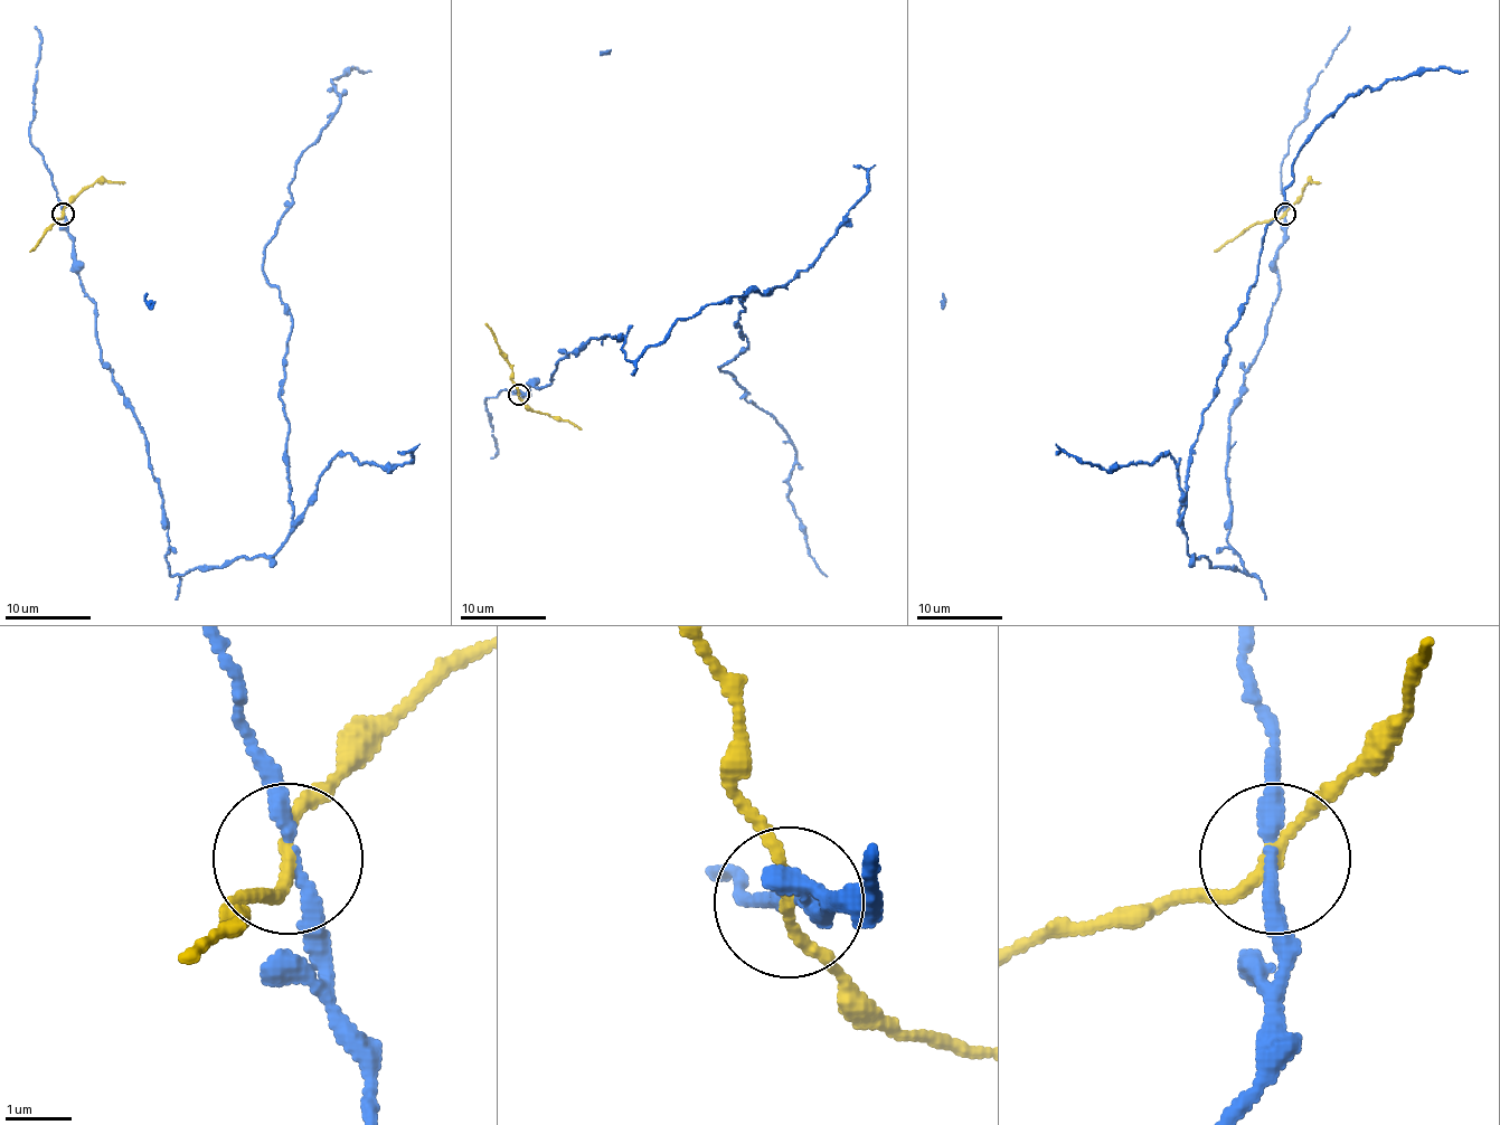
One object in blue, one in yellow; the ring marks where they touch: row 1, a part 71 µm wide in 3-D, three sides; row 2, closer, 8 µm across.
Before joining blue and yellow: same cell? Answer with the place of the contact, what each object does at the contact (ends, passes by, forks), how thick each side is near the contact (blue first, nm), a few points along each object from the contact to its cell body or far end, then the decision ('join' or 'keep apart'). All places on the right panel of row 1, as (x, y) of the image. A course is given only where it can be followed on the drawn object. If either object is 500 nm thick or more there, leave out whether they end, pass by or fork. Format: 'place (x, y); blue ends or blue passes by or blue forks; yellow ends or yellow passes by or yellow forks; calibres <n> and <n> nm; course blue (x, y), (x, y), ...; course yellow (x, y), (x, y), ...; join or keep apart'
place (1285, 214); blue passes by; yellow passes by; calibres 220 and 170 nm; course blue (1285, 214), (1228, 435), (1228, 544), (1252, 576), (1191, 557), (1179, 508), (1264, 227), (1350, 96), (1468, 71); course yellow (1285, 214), (1243, 229), (1215, 251); keep apart

